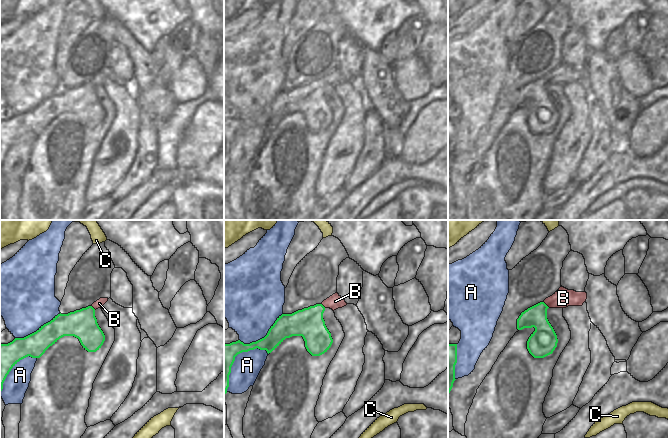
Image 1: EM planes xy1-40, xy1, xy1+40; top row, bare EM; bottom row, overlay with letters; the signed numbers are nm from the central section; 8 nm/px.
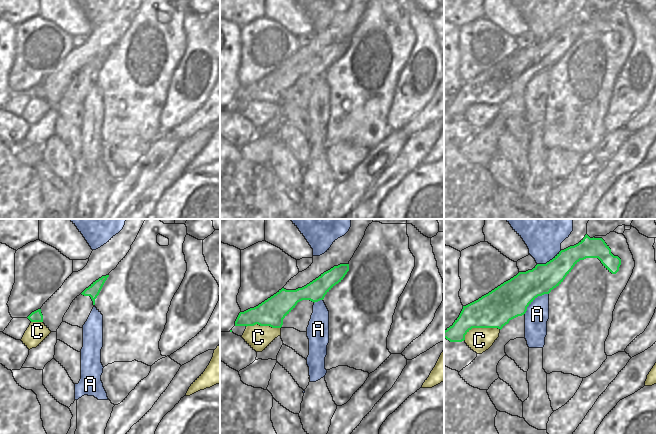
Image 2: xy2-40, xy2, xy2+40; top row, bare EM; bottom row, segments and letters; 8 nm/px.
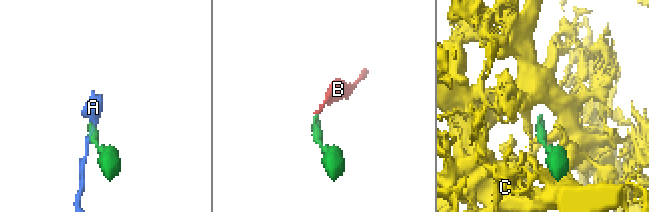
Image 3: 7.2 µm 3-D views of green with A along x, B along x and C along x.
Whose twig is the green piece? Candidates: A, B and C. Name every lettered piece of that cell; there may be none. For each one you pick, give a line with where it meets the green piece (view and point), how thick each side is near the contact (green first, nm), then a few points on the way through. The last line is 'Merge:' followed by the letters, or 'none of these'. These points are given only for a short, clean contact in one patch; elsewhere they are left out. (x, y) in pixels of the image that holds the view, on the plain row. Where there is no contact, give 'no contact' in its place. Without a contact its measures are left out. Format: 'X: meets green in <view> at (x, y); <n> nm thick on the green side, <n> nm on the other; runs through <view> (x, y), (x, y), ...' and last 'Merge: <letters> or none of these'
B: meets green in xy1+40 at (545, 80); 180 nm thick on the green side, 150 nm on the other; runs through xy1+40 (544, 111), (545, 80), (563, 74)
Merge: B

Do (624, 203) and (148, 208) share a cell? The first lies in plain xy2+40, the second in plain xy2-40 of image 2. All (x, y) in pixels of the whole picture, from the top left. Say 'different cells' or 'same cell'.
different cells

